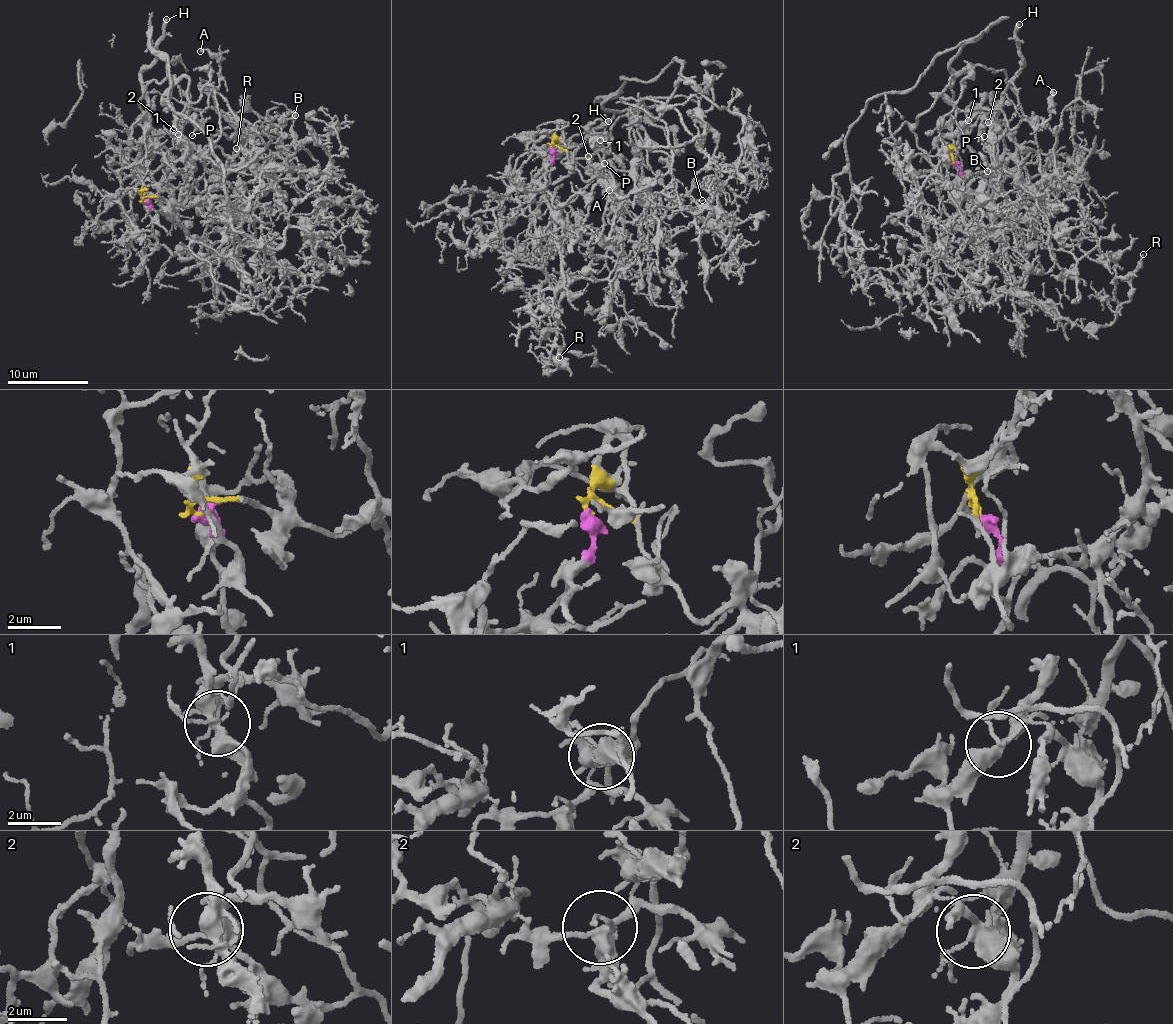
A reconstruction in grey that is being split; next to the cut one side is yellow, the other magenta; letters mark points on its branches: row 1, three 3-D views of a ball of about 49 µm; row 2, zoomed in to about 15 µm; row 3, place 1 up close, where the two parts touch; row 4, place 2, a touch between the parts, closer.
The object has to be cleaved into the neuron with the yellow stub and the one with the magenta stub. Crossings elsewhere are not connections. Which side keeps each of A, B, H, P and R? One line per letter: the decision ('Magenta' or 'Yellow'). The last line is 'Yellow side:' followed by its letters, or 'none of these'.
A: Yellow
B: Yellow
H: Magenta
P: Magenta
R: Magenta
Yellow side: A, B

